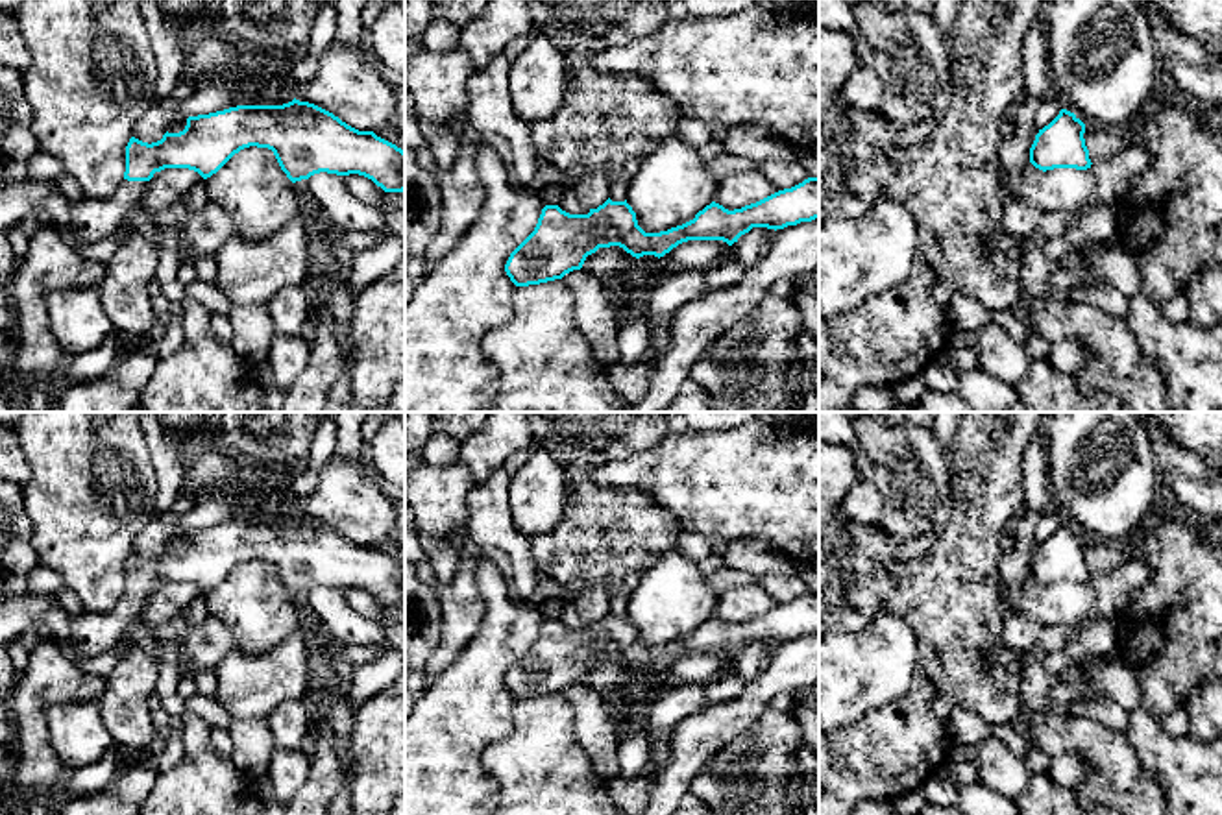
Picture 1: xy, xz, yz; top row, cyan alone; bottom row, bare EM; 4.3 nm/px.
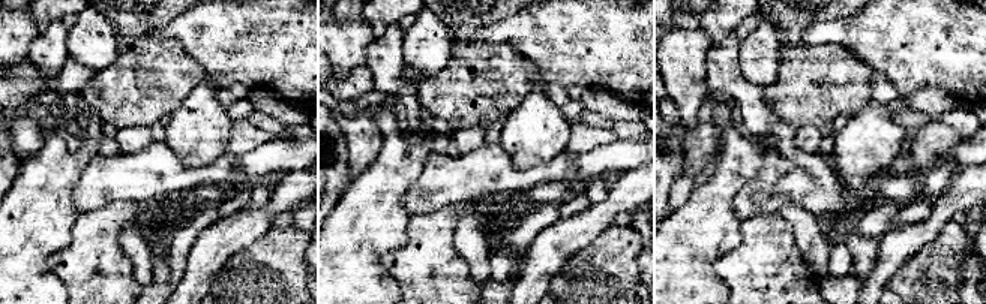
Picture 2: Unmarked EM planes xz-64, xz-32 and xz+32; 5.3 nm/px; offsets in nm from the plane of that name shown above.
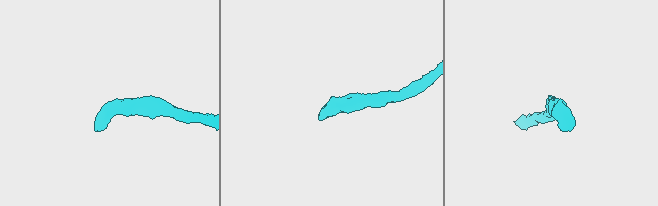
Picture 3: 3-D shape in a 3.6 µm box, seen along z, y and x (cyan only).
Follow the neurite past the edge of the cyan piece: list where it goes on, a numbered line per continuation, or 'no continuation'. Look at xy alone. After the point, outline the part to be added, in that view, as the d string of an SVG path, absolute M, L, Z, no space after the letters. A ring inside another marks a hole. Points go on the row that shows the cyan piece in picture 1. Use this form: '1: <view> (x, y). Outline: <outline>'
1: xy (91, 220). Outline: M155 172L150 181L128 181L124 179L116 192L111 198L94 200L94 198L83 198L70 205L70 227L79 242L98 242L109 237L115 237L115 233L126 224L128 216L142 209L142 198L152 187L153 179L161 172Z

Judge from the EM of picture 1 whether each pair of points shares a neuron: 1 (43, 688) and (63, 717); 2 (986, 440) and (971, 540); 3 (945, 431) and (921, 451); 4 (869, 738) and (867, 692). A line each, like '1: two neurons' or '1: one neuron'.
1: two neurons
2: one neuron
3: two neurons
4: two neurons

